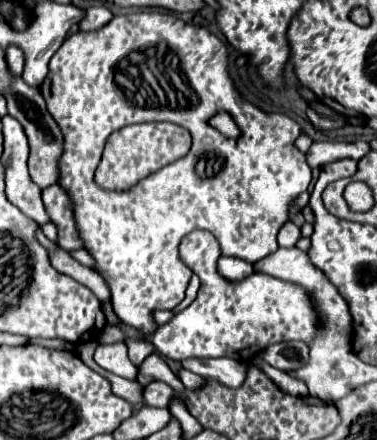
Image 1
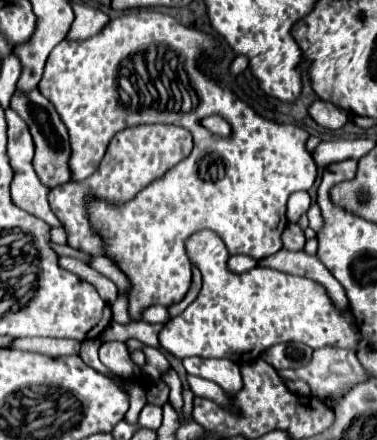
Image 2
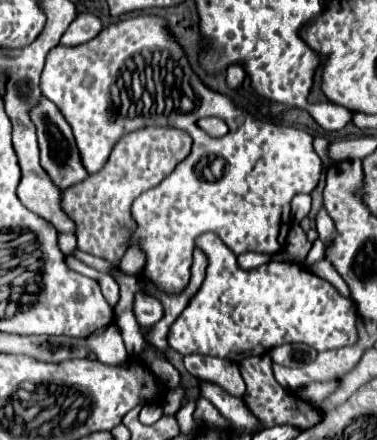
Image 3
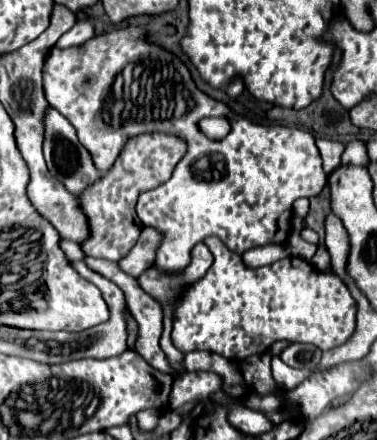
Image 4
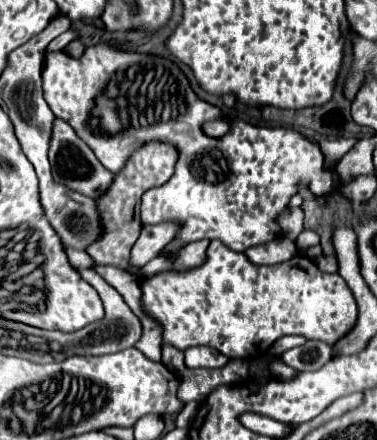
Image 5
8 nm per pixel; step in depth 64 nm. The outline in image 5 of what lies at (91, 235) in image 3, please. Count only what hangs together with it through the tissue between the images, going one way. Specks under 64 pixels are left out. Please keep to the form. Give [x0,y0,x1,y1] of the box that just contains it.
[88,142,176,276]

